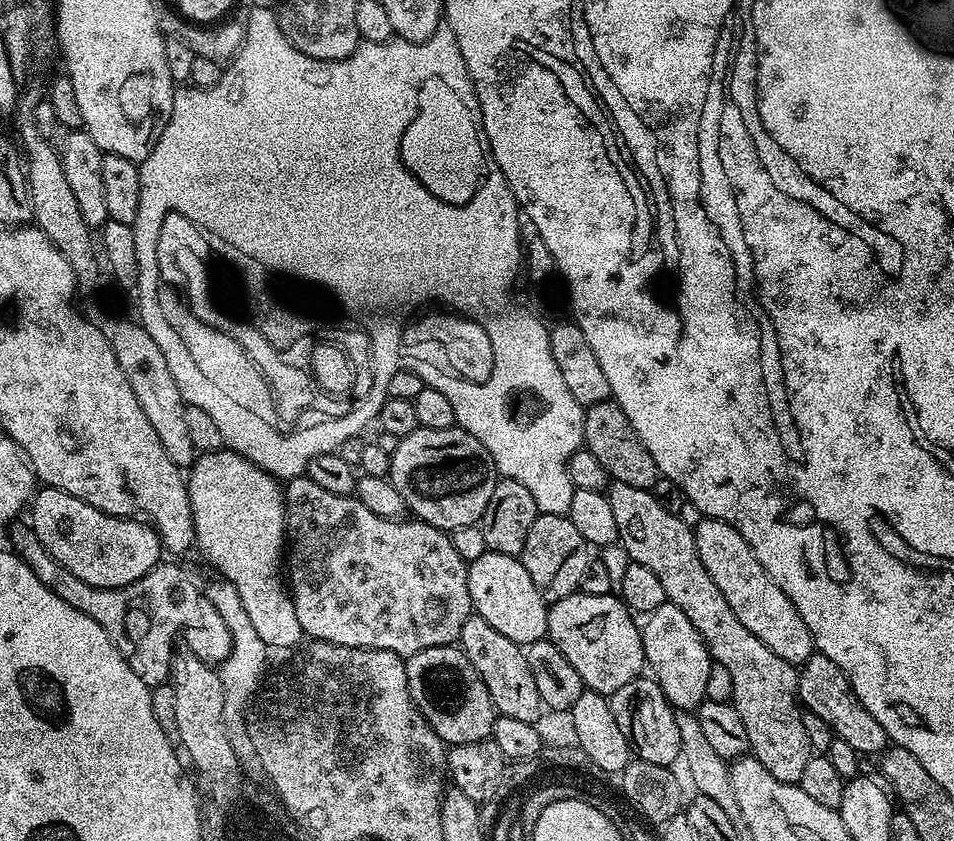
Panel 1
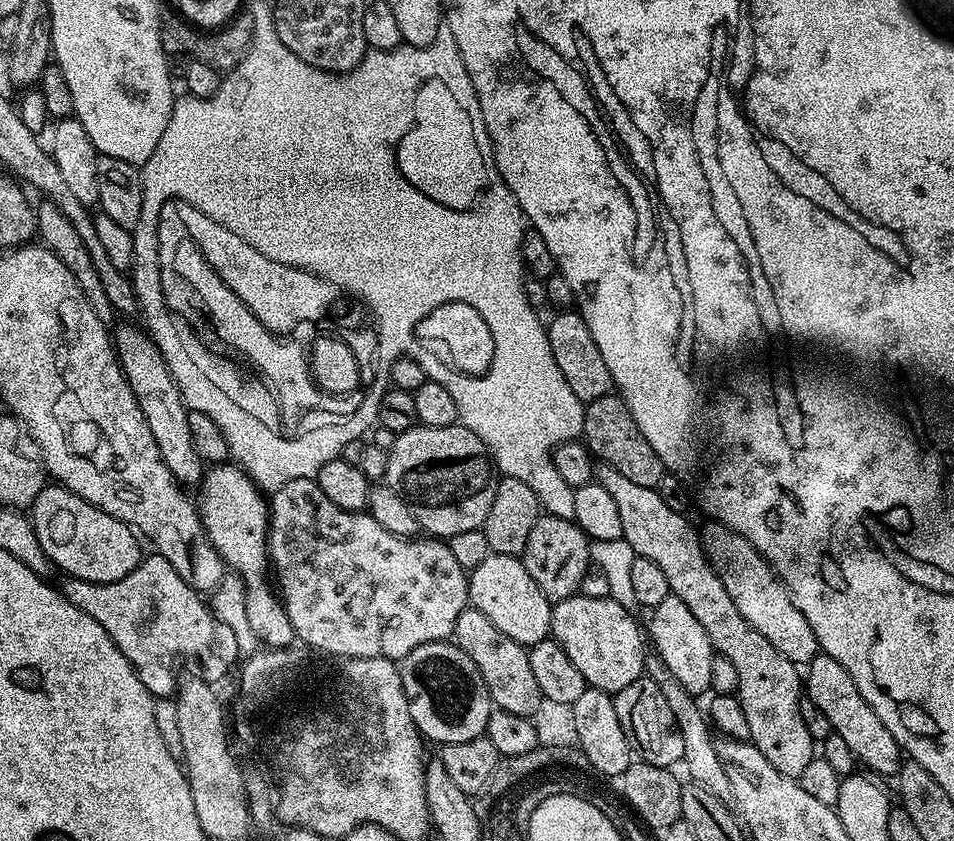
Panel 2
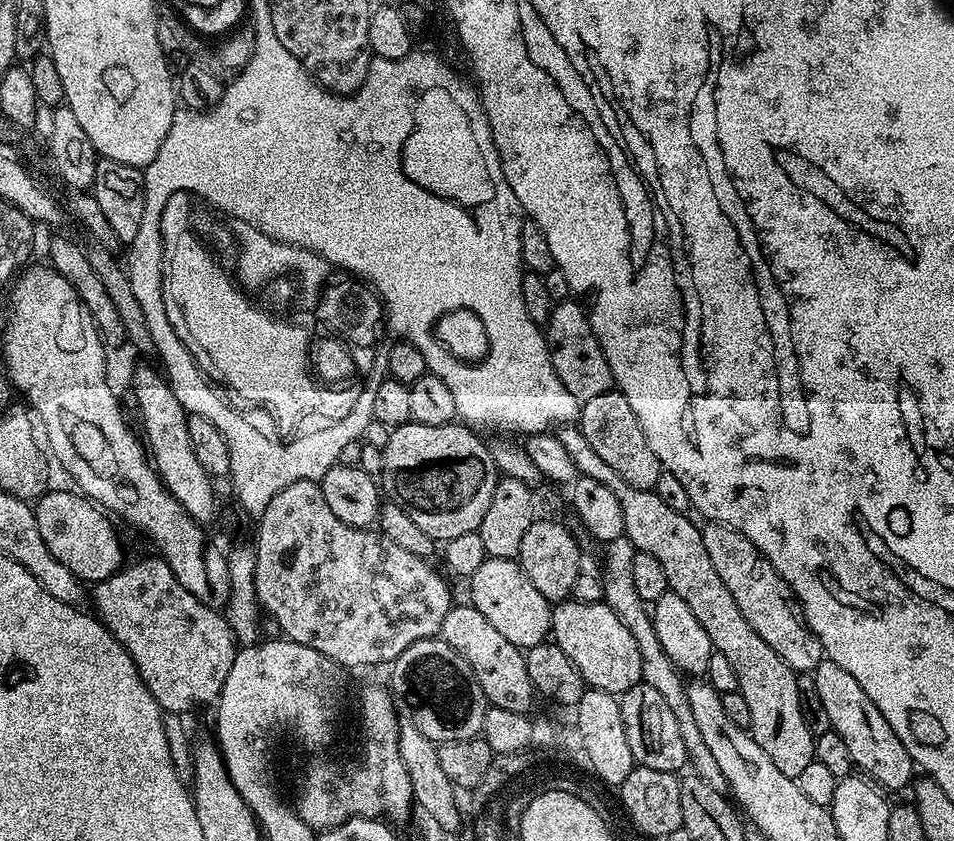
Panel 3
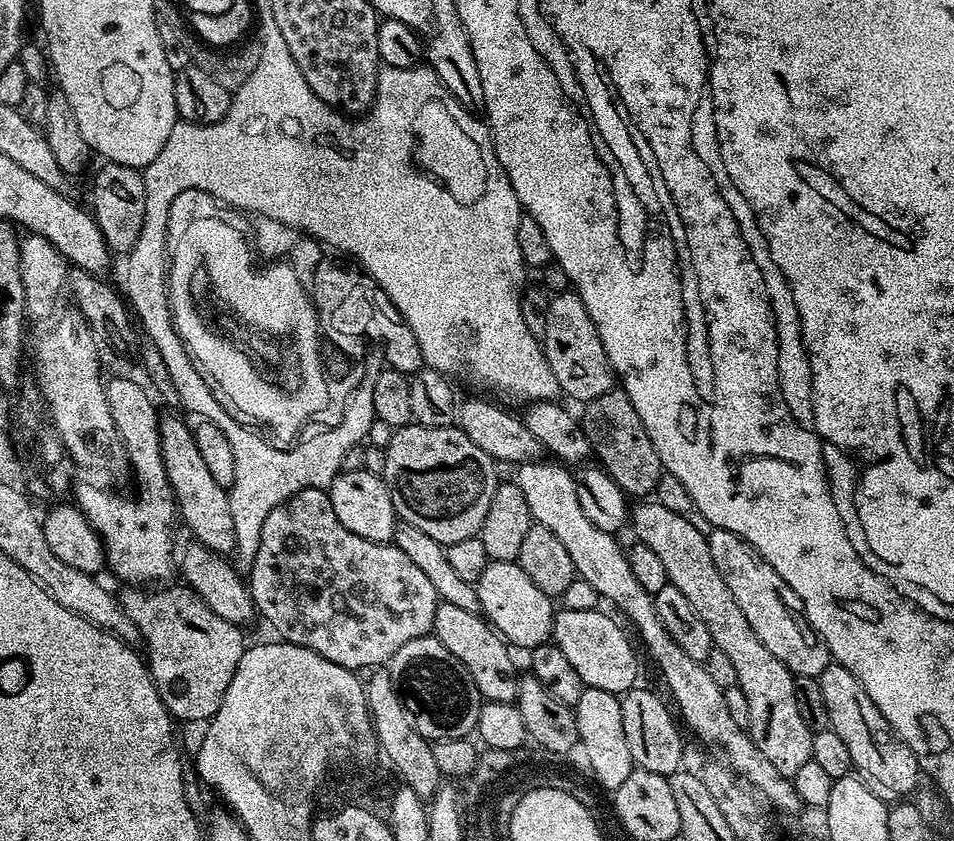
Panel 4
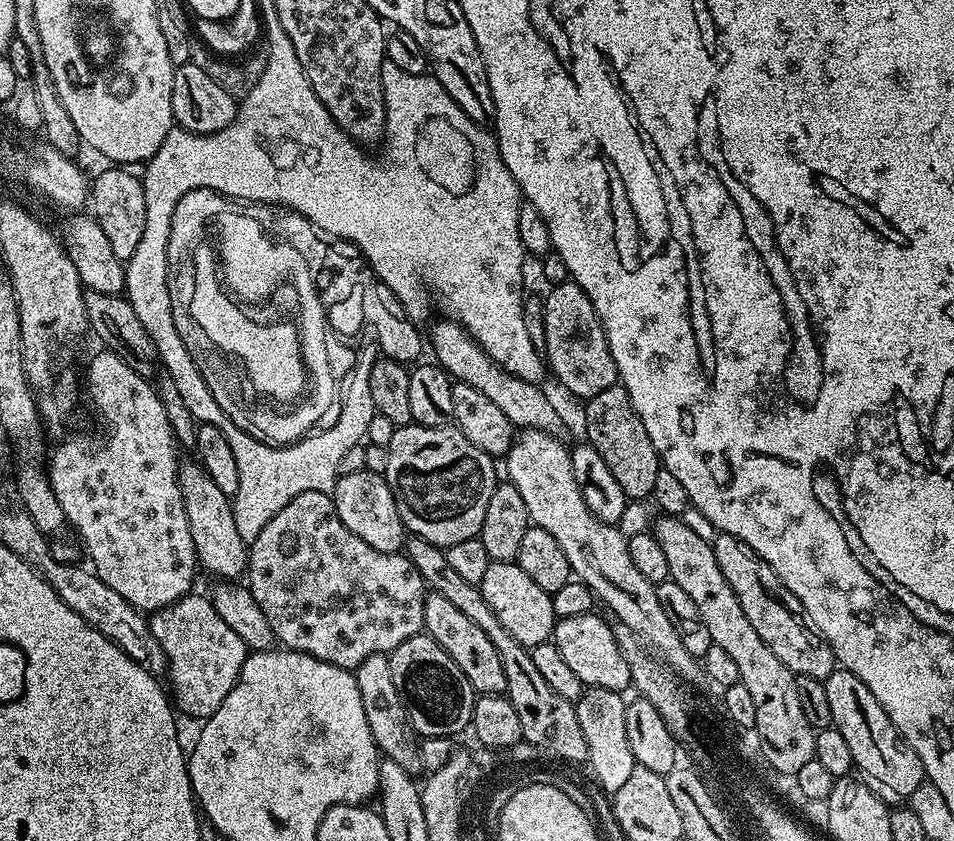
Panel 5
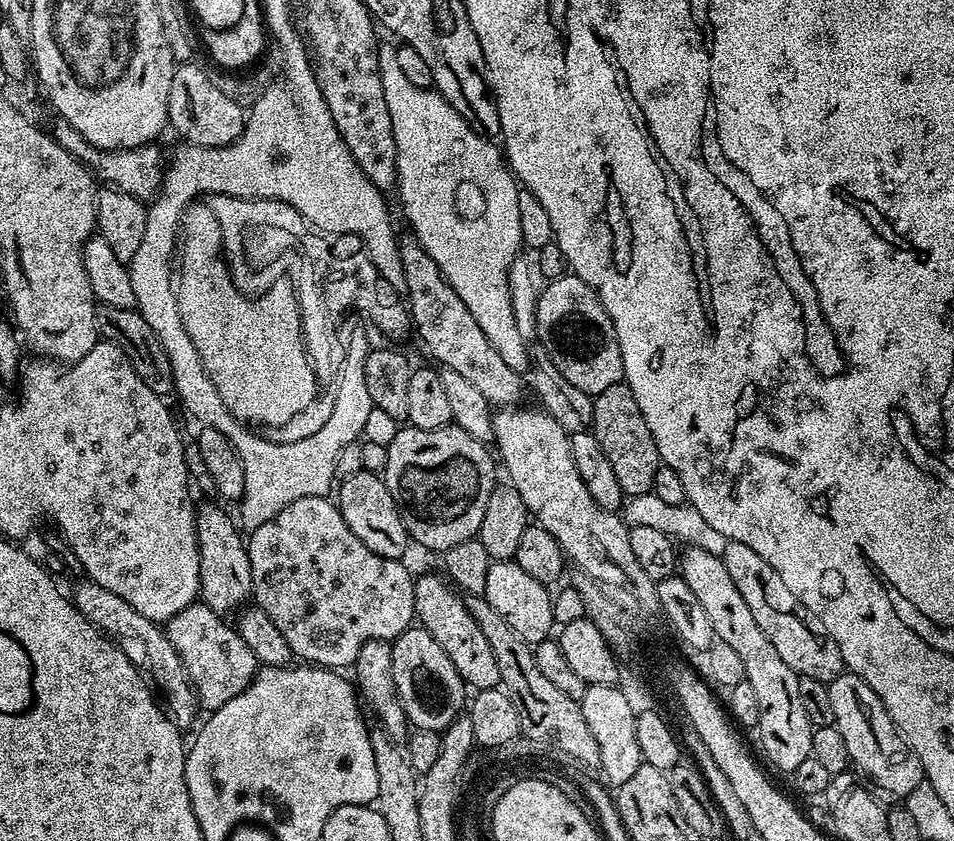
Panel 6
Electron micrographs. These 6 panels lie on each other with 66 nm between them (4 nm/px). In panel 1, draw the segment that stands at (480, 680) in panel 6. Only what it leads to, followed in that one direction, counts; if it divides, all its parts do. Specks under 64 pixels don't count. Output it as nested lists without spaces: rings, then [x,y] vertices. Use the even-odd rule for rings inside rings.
[[[473,614],[462,626],[458,647],[464,651],[466,658],[470,658],[470,666],[478,670],[478,678],[486,682],[486,690],[490,690],[490,698],[499,715],[536,723],[546,709],[538,694],[538,686],[534,683],[530,662],[526,662],[526,654],[521,645],[510,642],[506,634],[498,634],[498,630],[494,630],[494,626],[486,622],[486,618]]]

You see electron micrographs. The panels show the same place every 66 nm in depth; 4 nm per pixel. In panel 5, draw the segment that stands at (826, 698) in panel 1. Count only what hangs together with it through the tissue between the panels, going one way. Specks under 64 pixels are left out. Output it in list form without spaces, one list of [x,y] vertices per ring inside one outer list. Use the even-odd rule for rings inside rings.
[[[837,667],[823,681],[826,698],[830,701],[832,727],[838,730],[838,734],[842,734],[842,738],[846,738],[853,765],[857,769],[861,768],[869,781],[877,780],[872,782],[881,789],[889,788],[896,796],[912,797],[914,790],[918,790],[918,786],[925,783],[924,767],[918,754],[914,754],[911,746],[901,738],[894,722],[890,722],[878,698],[870,694],[870,686],[866,686],[862,678],[850,674],[842,667]]]

